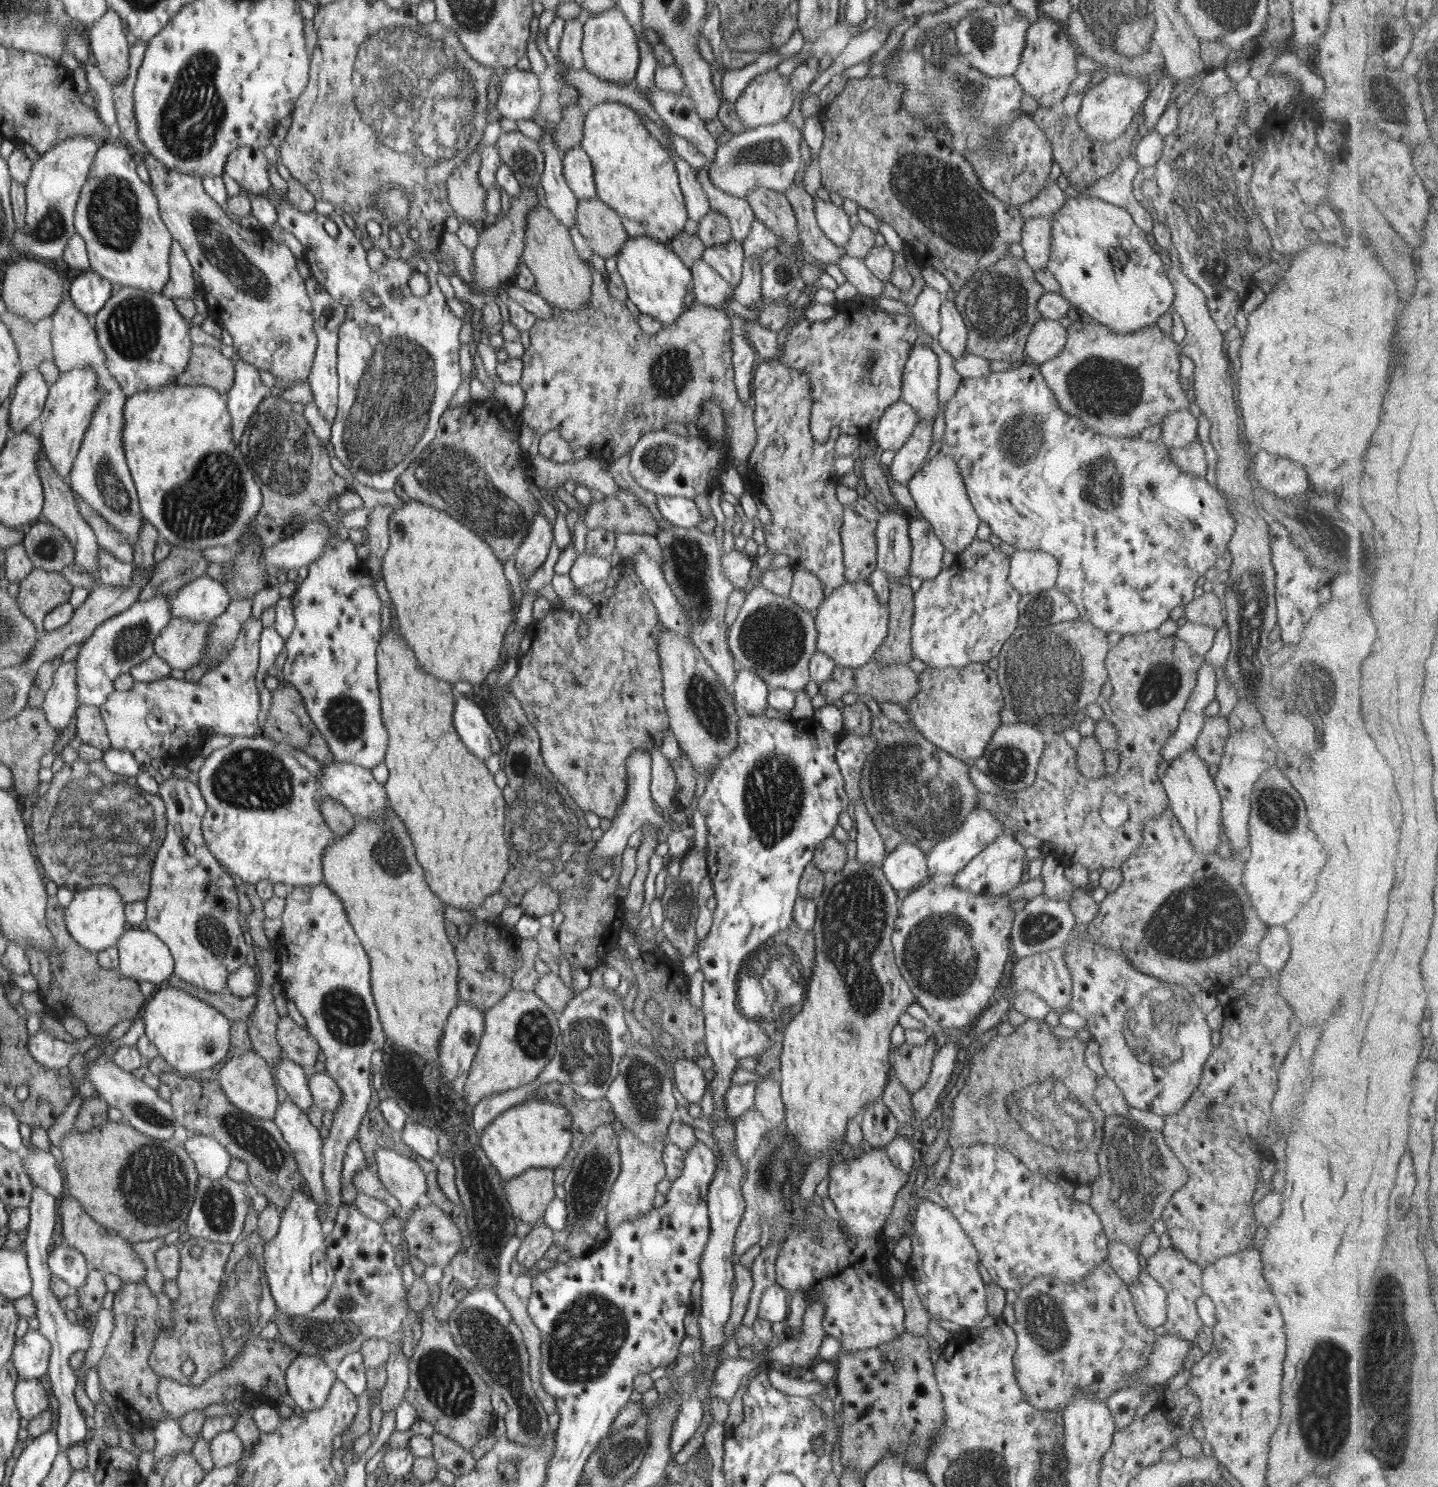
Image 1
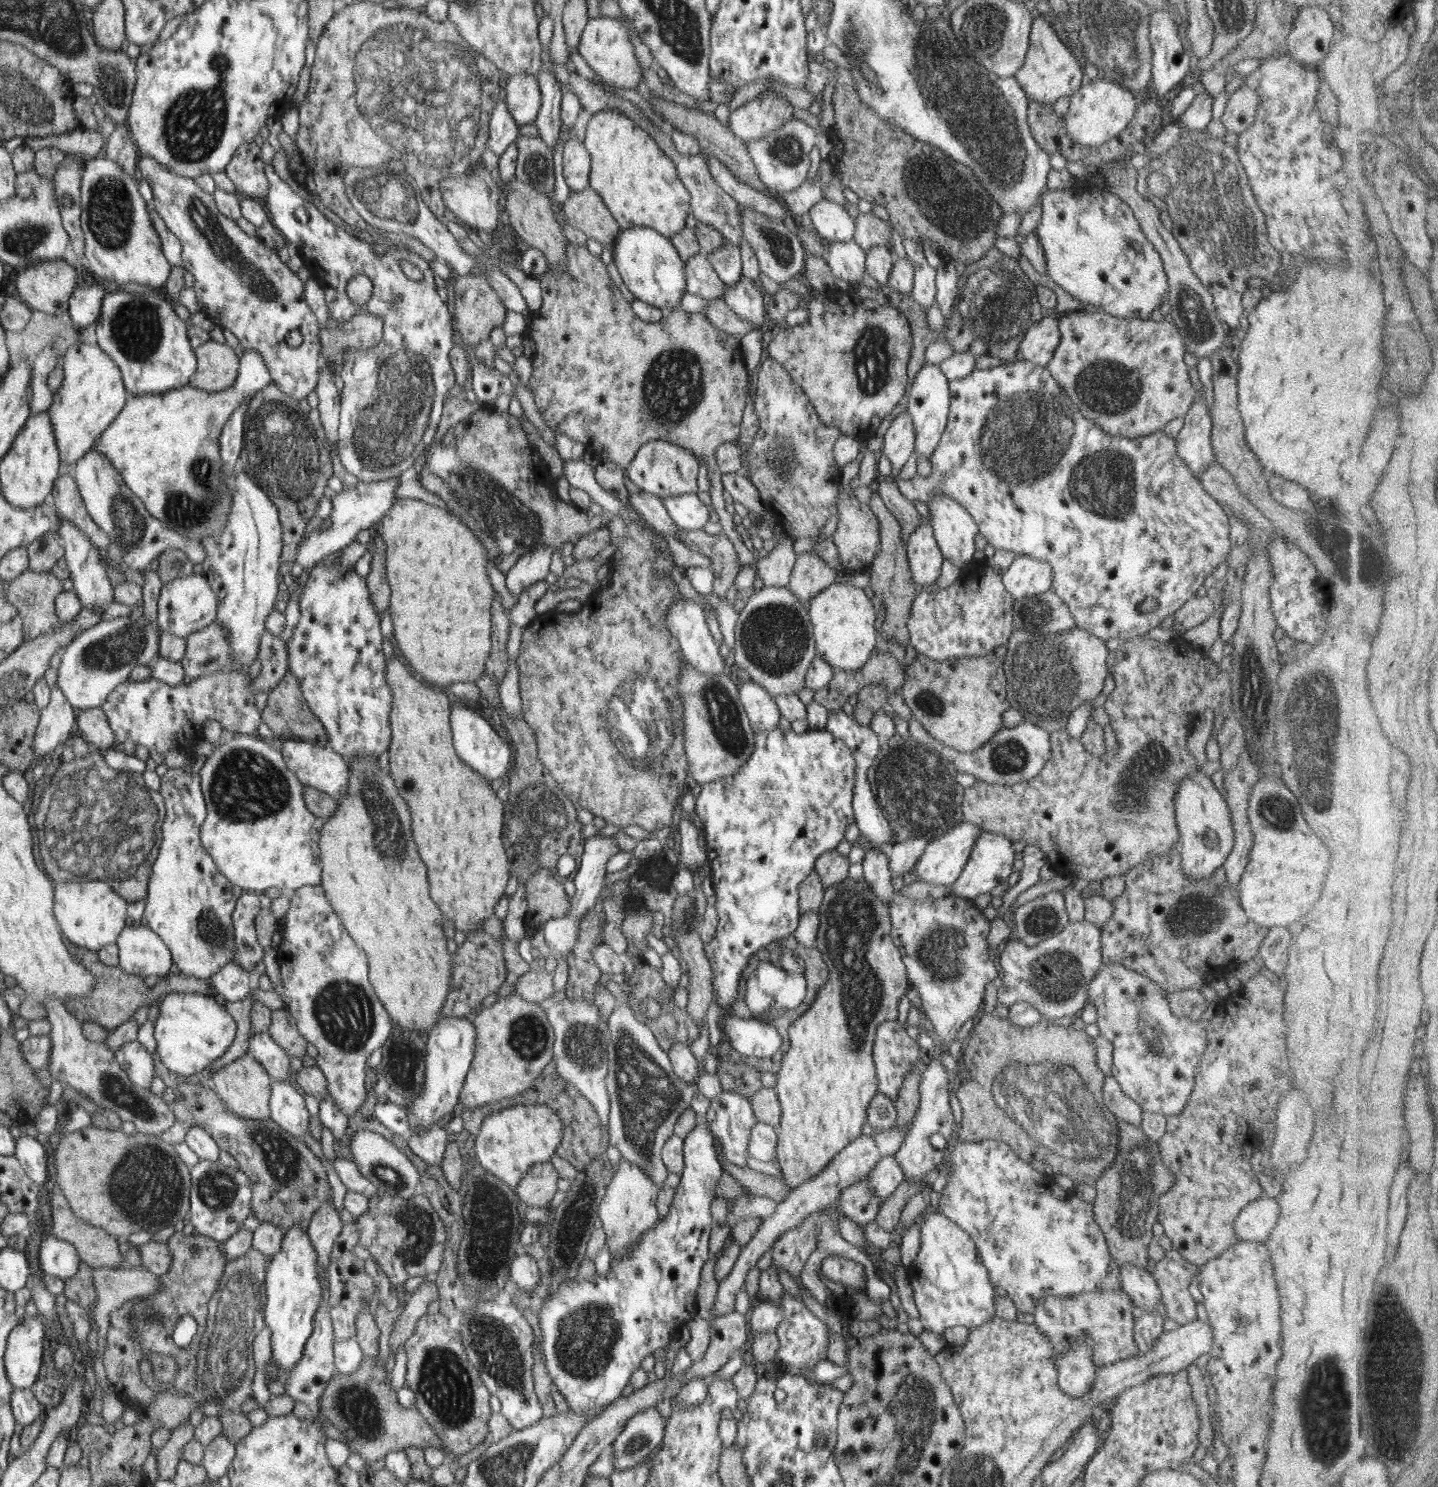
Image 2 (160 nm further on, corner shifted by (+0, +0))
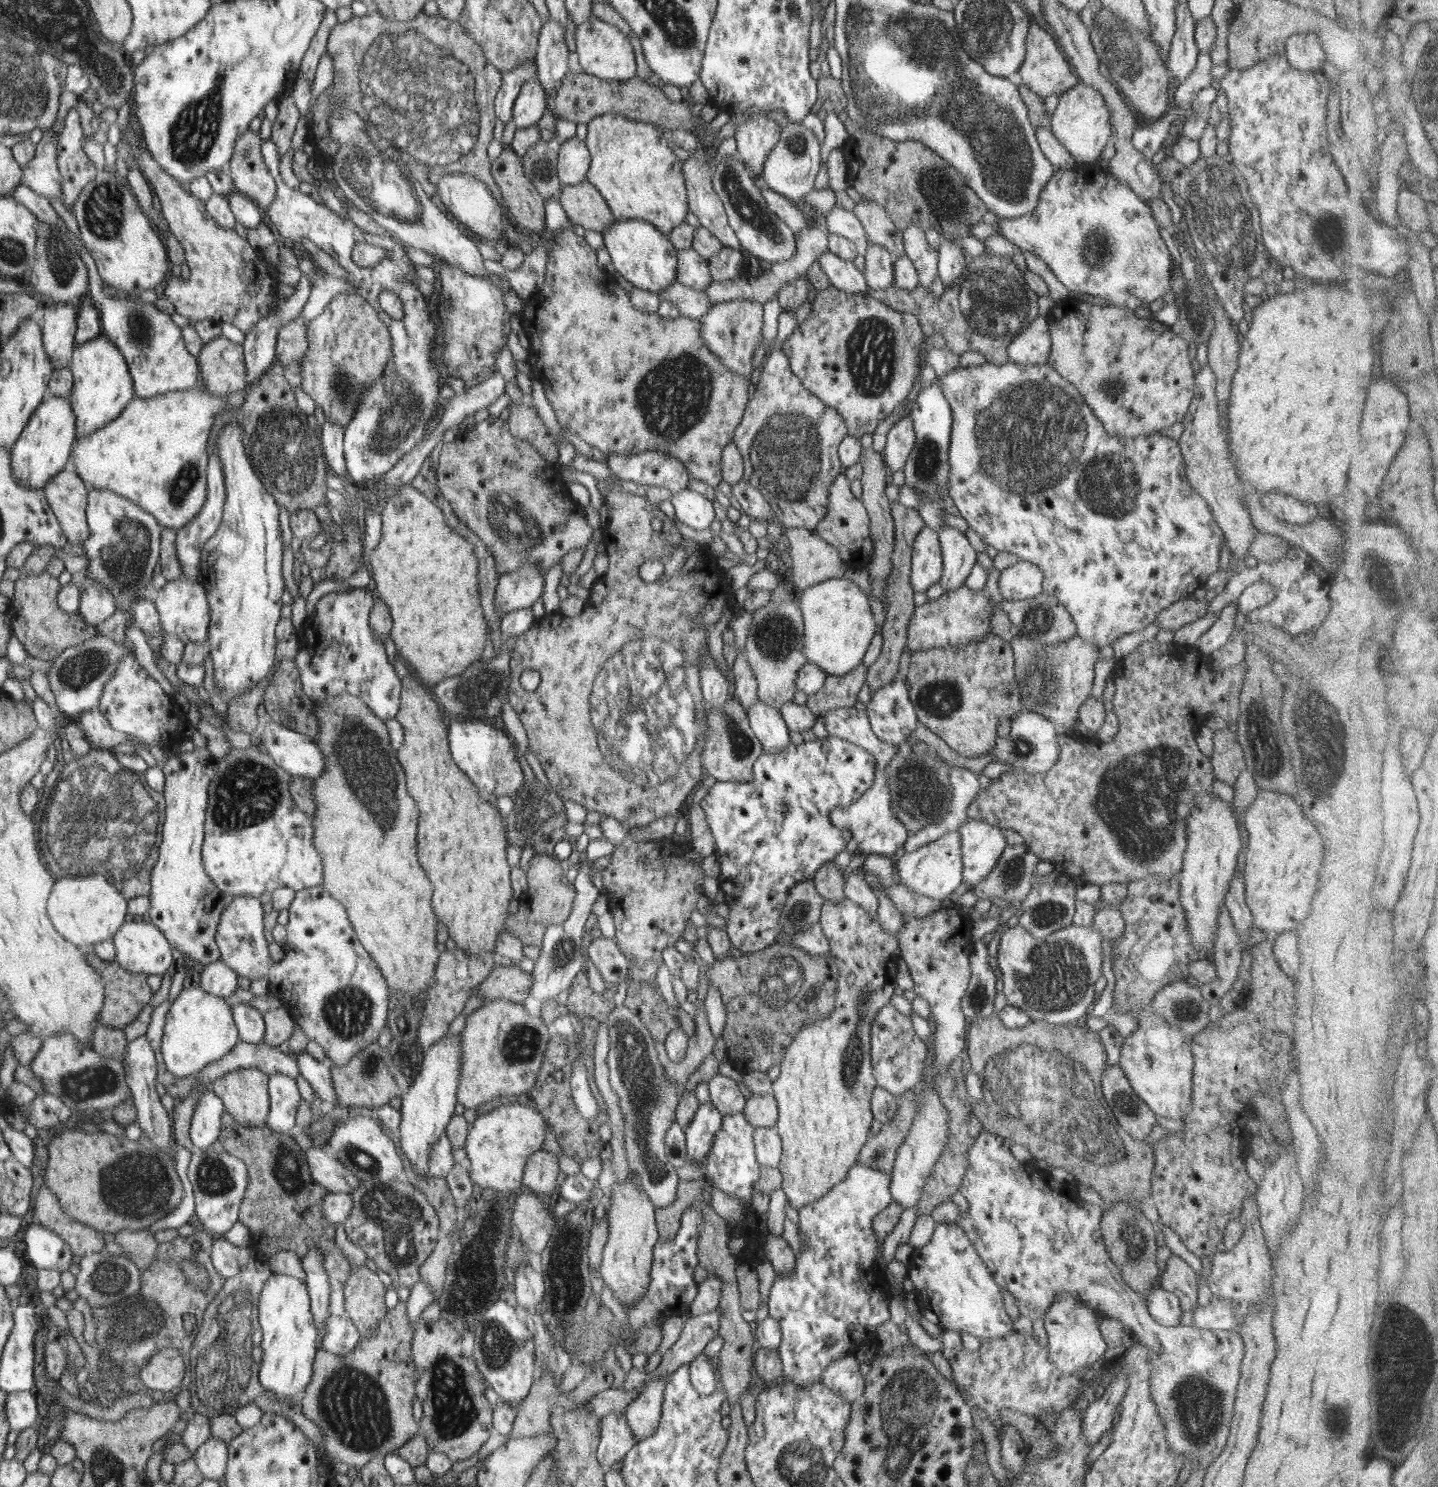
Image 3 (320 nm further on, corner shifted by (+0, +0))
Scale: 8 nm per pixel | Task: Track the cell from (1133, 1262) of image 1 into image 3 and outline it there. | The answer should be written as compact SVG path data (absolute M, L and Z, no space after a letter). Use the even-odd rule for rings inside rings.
M1156 1286L1148 1291L1146 1302L1148 1313L1157 1324L1164 1327L1180 1325L1180 1317L1183 1312L1180 1310L1180 1302L1176 1294Z

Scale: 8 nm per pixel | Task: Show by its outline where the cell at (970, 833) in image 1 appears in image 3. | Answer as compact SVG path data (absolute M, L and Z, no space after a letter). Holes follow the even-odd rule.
M948 832L941 839L930 842L914 850L911 854L900 853L895 857L894 867L897 883L908 890L943 901L962 884L963 857L961 852L960 832Z

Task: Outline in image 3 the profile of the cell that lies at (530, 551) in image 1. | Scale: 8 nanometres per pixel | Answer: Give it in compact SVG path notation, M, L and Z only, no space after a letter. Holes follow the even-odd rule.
M527 564L511 573L499 577L494 605L501 616L519 608L532 608L543 594L544 574L539 566Z

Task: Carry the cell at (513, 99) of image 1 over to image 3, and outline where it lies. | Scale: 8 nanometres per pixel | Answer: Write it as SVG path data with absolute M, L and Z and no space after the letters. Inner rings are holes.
M531 78L519 90L513 106L513 121L517 129L537 125L542 115L548 112L546 94L541 82Z

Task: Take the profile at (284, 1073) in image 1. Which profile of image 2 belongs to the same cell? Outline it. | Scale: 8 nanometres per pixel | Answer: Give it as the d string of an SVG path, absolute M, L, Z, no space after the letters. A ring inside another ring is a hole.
M268 1032L252 1033L248 1042L247 1053L258 1059L276 1081L286 1082L290 1076L290 1059L287 1052L278 1046Z

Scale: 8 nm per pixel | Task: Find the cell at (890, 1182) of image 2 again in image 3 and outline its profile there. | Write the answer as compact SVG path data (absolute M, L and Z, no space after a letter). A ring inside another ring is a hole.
M856 1162L853 1167L847 1172L846 1178L833 1186L828 1193L822 1198L803 1206L799 1209L799 1237L801 1240L800 1254L795 1257L795 1265L791 1273L778 1273L776 1274L776 1280L770 1288L770 1296L768 1301L769 1316L776 1319L780 1324L782 1341L781 1346L777 1352L780 1356L780 1363L782 1363L783 1374L780 1380L788 1380L796 1386L810 1386L815 1382L821 1380L822 1373L826 1370L826 1367L832 1362L839 1359L845 1359L853 1355L860 1345L865 1343L874 1343L878 1339L876 1329L882 1323L890 1321L891 1315L889 1312L889 1301L891 1300L891 1286L886 1281L885 1274L880 1270L880 1267L876 1260L876 1248L878 1248L878 1238L873 1227L873 1218L890 1202L893 1198L890 1192L891 1175L879 1168L872 1168L871 1166L864 1166ZM832 1336L832 1338L828 1338ZM827 1339L834 1340L834 1346L826 1346Z

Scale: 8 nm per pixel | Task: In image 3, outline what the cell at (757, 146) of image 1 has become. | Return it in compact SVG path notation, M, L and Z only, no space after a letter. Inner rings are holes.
M790 123L783 129L776 146L766 157L763 172L758 180L774 192L797 203L815 188L815 180L821 165L821 144L816 135L802 125Z

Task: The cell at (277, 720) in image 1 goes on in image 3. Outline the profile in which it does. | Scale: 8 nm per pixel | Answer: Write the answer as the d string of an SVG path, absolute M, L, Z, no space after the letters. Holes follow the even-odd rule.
M293 658L282 660L271 676L271 681L265 688L260 701L263 702L265 710L270 714L272 720L287 726L296 732L306 734L314 738L317 734L317 718L315 717L315 703L304 692L300 680L301 674Z

